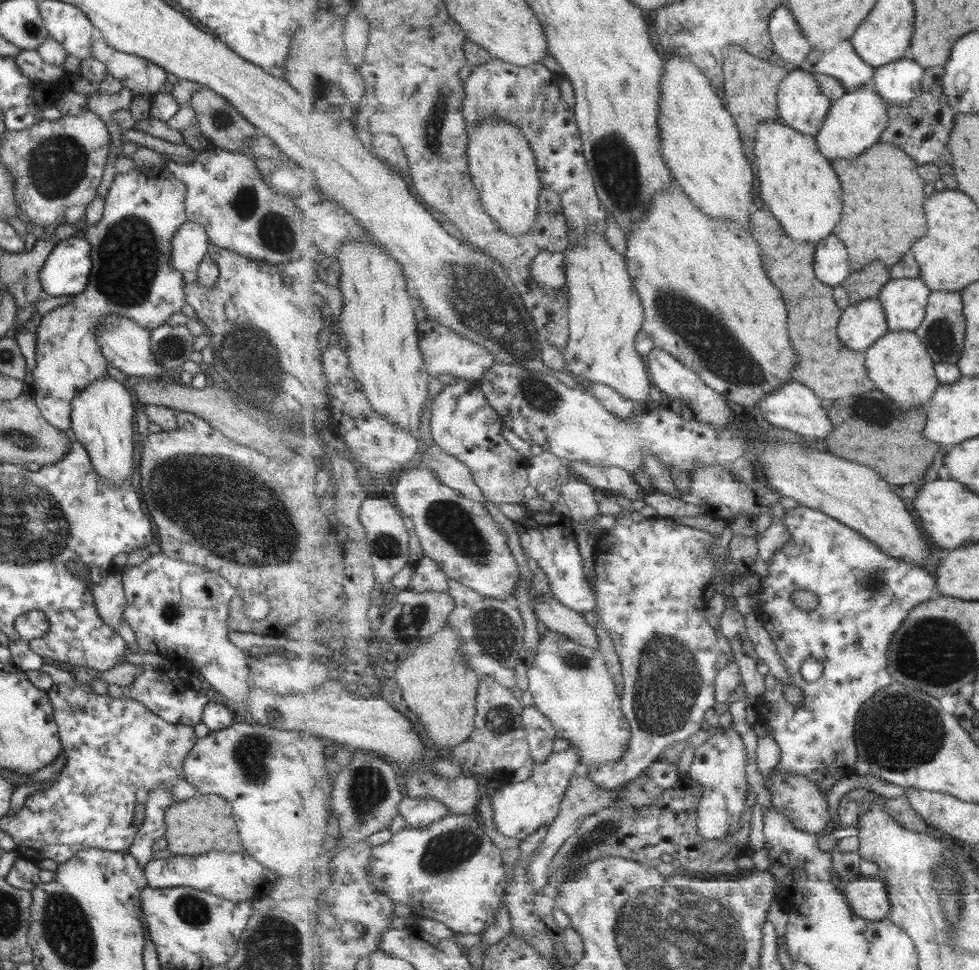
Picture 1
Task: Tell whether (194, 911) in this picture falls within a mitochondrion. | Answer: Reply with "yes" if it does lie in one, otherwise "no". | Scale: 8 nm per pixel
yes

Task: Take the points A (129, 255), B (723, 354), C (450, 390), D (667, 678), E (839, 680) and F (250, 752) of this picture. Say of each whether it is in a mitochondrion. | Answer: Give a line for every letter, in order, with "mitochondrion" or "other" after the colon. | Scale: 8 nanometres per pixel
A: mitochondrion
B: mitochondrion
C: other
D: mitochondrion
E: other
F: mitochondrion

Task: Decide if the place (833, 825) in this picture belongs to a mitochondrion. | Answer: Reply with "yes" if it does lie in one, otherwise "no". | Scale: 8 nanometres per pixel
no

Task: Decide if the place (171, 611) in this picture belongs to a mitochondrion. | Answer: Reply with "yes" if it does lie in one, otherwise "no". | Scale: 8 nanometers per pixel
yes

